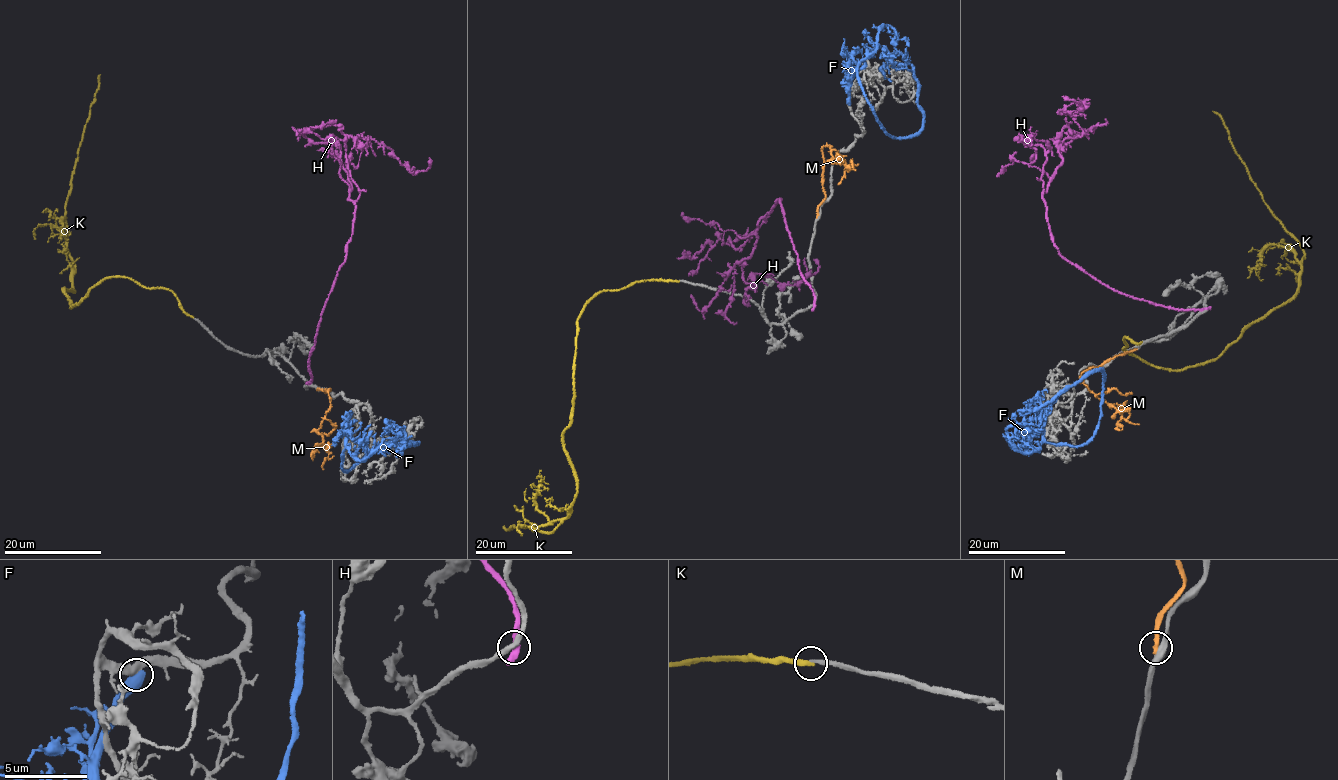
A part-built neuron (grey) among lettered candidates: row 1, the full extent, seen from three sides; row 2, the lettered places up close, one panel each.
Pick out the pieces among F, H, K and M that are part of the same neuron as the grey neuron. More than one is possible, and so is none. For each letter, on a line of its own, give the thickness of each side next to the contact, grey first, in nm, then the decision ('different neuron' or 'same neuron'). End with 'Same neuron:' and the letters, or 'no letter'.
F: 420 nm thick on the grey side, 650 nm on the other; different neuron
H: 320 nm thick on the grey side, 440 nm on the other; different neuron
K: 200 nm thick on the grey side, 280 nm on the other; same neuron
M: 440 nm thick on the grey side, 280 nm on the other; different neuron
Same neuron: K

